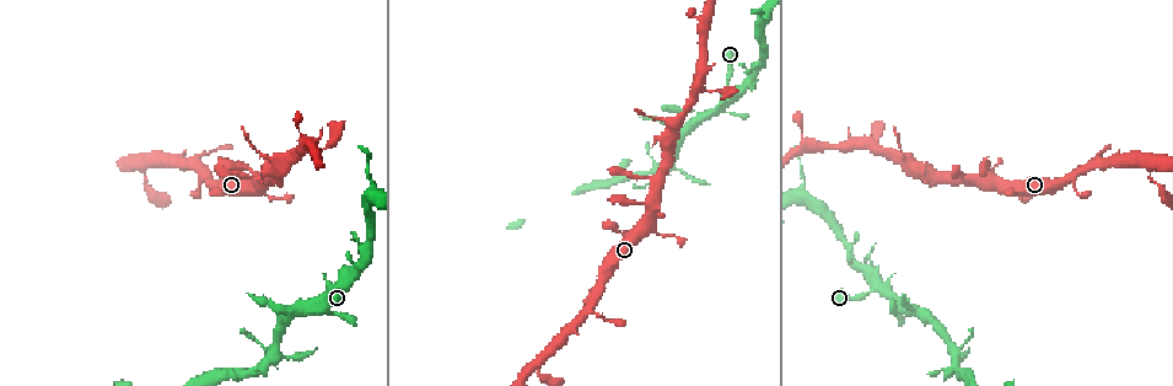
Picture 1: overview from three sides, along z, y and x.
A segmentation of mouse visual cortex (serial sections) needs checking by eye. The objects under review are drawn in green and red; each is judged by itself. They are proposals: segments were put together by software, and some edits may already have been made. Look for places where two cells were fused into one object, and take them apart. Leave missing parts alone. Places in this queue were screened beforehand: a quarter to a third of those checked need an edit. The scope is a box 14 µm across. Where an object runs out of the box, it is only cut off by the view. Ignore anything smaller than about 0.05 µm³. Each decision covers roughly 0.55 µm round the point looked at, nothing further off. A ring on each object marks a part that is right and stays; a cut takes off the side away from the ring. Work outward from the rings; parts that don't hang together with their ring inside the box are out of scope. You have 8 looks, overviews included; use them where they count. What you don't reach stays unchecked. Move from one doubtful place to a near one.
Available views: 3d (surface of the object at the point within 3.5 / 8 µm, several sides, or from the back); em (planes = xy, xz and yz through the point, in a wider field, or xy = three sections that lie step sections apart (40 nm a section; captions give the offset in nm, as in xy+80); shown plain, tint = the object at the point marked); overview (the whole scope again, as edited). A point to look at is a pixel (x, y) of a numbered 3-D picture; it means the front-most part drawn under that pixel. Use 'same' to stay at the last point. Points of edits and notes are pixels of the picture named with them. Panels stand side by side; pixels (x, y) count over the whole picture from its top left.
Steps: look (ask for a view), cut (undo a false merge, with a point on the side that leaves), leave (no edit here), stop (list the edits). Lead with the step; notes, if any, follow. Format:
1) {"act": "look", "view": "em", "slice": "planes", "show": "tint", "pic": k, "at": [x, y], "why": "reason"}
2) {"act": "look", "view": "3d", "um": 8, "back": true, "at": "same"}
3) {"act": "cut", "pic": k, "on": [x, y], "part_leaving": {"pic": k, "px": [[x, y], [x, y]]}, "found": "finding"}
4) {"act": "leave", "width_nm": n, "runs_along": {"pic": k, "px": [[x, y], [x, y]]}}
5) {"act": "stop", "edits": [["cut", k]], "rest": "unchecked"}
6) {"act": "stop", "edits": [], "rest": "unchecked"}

{"act": "look", "view": "3d", "um": 3.5, "pic": 1, "at": [635, 175], "why": "sudden change in width"}

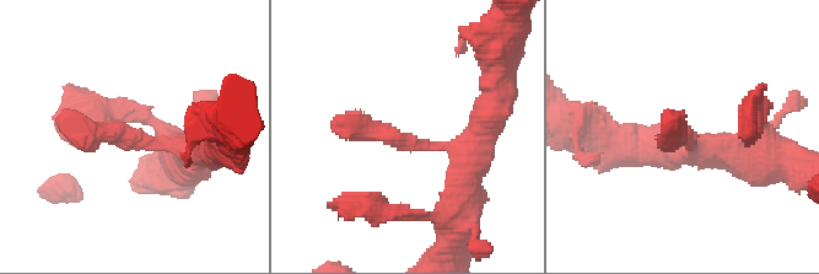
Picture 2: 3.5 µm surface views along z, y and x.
{"act": "look", "view": "em", "slice": "xy", "step": 2, "show": "tint", "pic": 2, "at": [404, 142]}

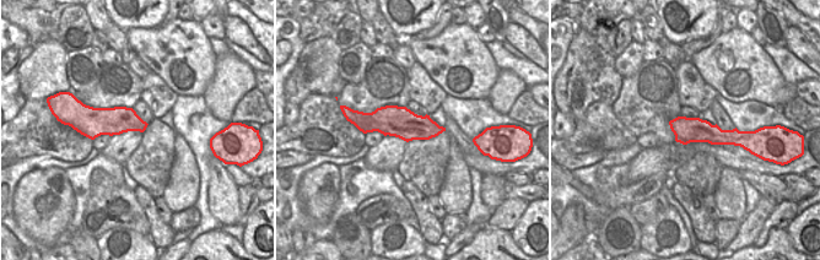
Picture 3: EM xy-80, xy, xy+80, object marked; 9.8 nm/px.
{"act": "leave", "runs_along": {"pic": 2, "px": [[467, 168], [452, 146], [335, 118]]}, "found": "continuous, no second cell"}

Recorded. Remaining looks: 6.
{"act": "look", "view": "em", "slice": "xy", "step": 5, "show": "tint", "pic": 1, "at": [706, 115], "why": "thick turns thin"}

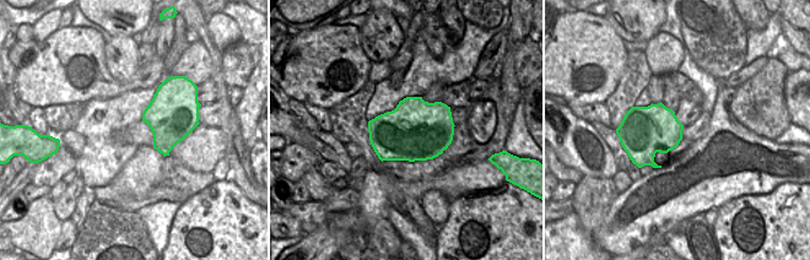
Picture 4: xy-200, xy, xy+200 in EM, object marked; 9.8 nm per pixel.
{"act": "look", "view": "3d", "um": 3.5, "at": "same"}

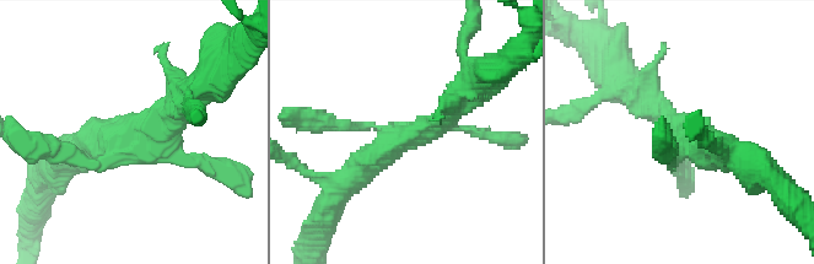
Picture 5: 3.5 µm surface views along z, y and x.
{"act": "leave", "runs_along": {"pic": 5, "px": [[458, 101], [334, 192]]}, "found": "continuous, no second cell"}

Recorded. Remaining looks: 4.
{"act": "look", "view": "3d", "um": 8, "pic": 1, "at": [697, 91], "why": "side arm on a straight run"}

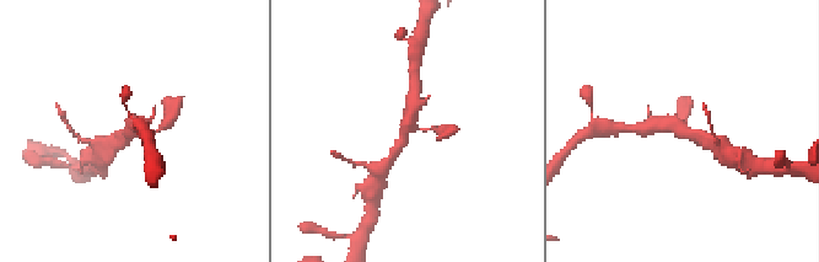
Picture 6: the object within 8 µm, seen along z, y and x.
{"act": "look", "view": "3d", "um": 3.5, "back": true, "pic": 6, "at": [406, 126]}

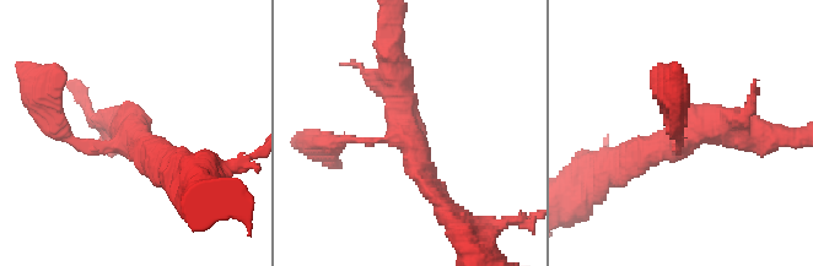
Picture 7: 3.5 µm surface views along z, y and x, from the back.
{"act": "look", "view": "em", "slice": "planes", "show": "tint", "pic": 7, "at": [131, 136], "arms": 3, "arm_widths_nm": [100, 250, 400], "why": "now the EM"}

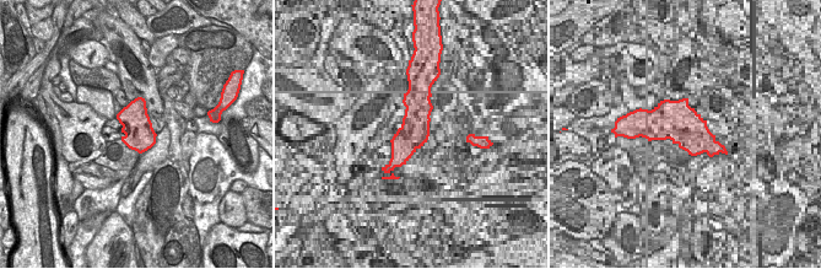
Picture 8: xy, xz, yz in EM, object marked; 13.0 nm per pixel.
{"act": "leave", "runs_along": {"pic": 7, "px": [[441, 201], [403, 132], [392, 64]]}, "found": "one cell here"}

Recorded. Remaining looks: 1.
{"act": "stop", "edits": [], "rest": "unchecked"}

